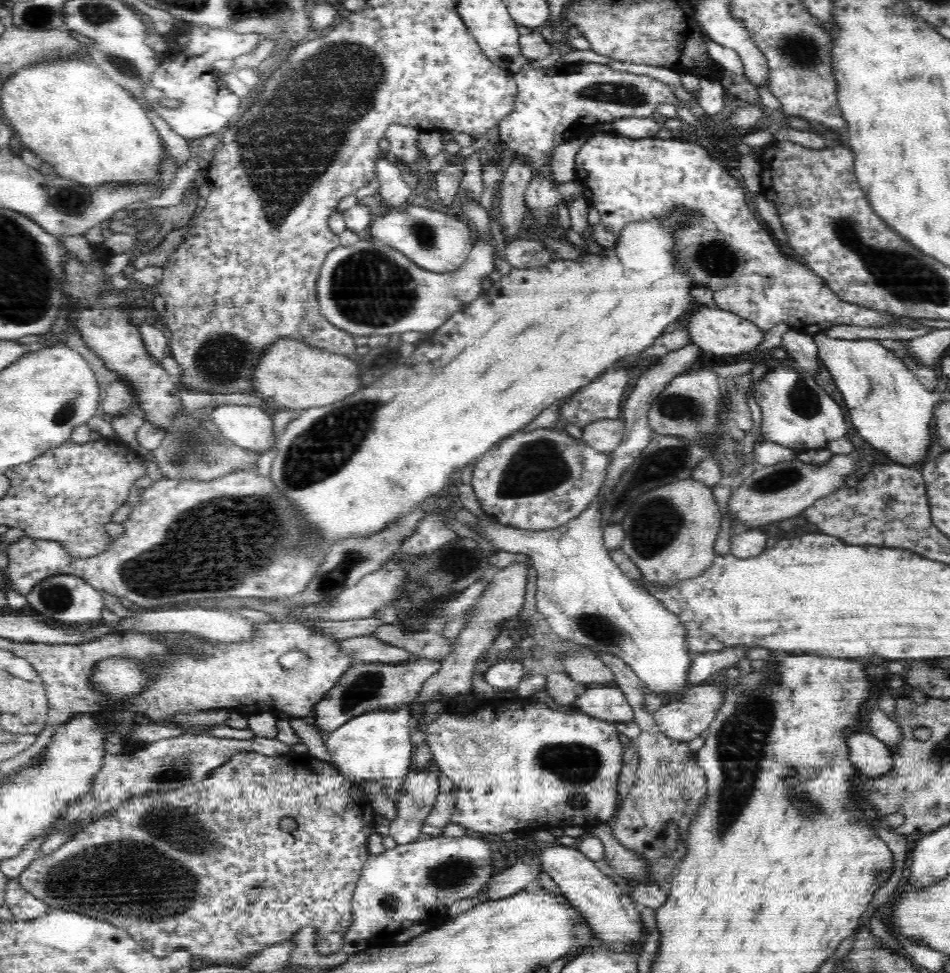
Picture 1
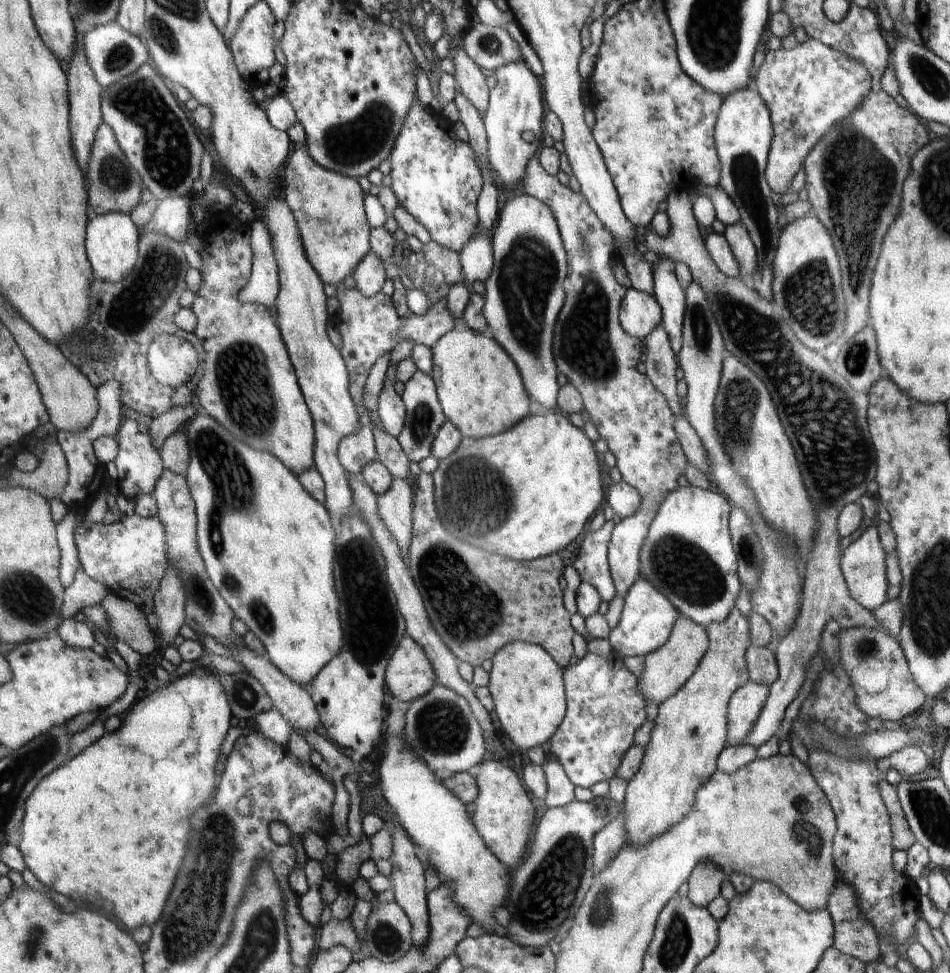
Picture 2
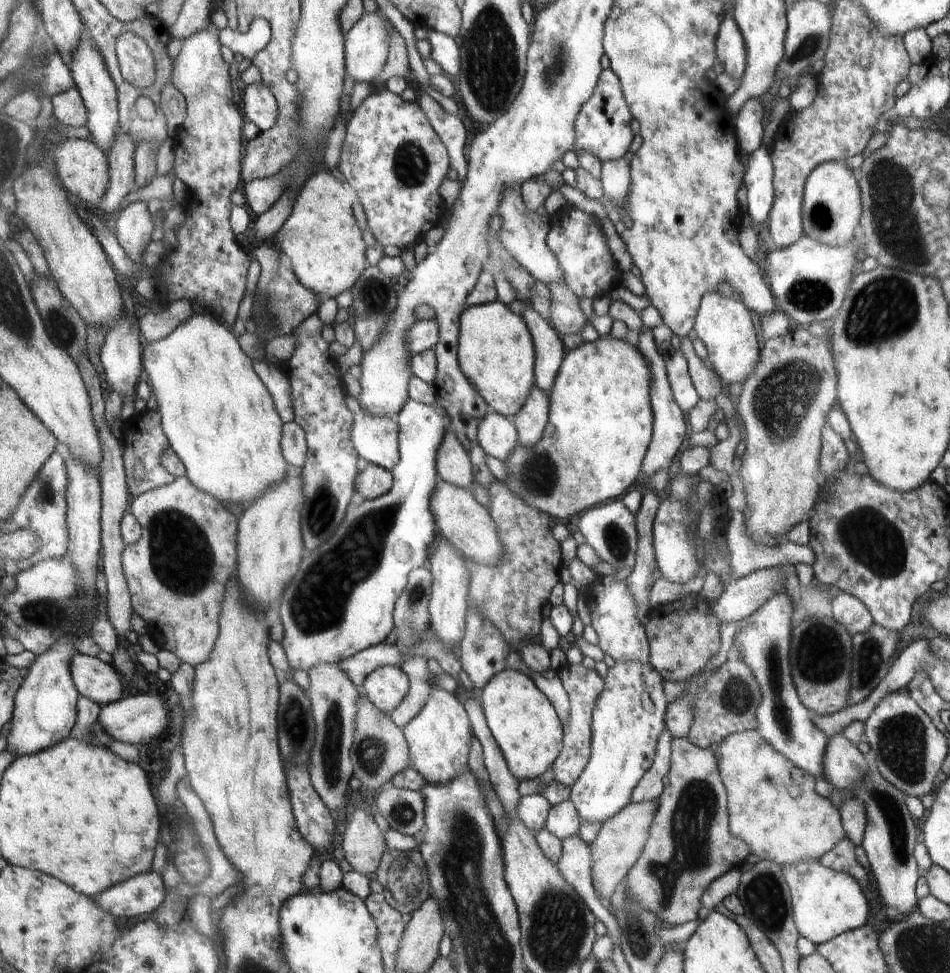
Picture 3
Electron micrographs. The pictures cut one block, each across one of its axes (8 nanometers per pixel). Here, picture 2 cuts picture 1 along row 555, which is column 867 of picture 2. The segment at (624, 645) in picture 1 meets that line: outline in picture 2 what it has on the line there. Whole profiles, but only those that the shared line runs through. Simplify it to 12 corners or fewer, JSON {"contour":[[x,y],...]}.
{"contour":[[868,526],[841,551],[850,596],[871,612],[887,602],[887,556]]}

